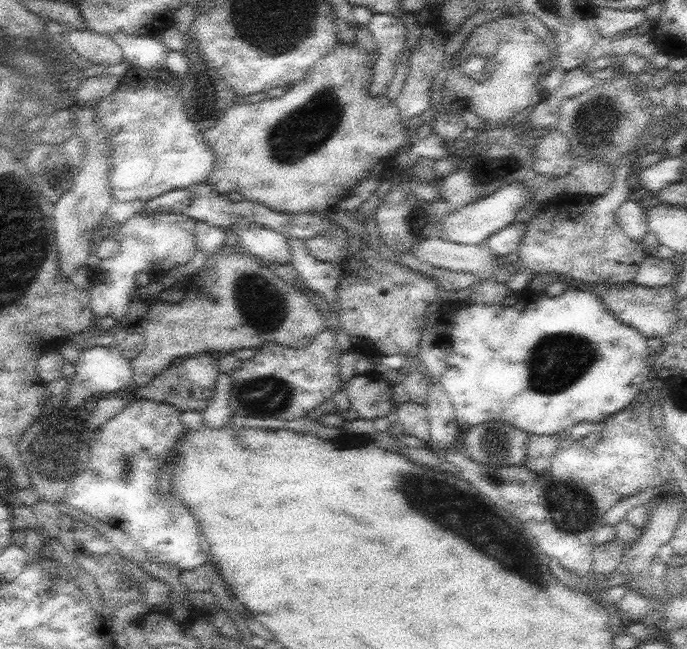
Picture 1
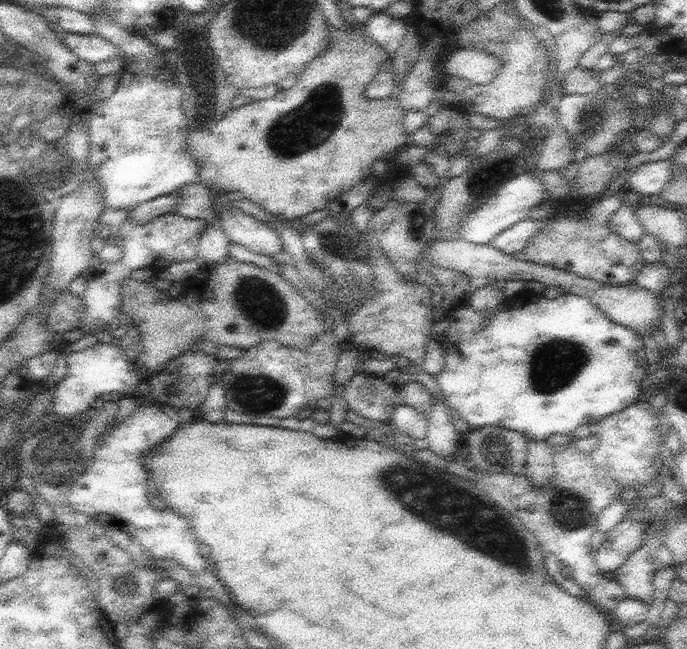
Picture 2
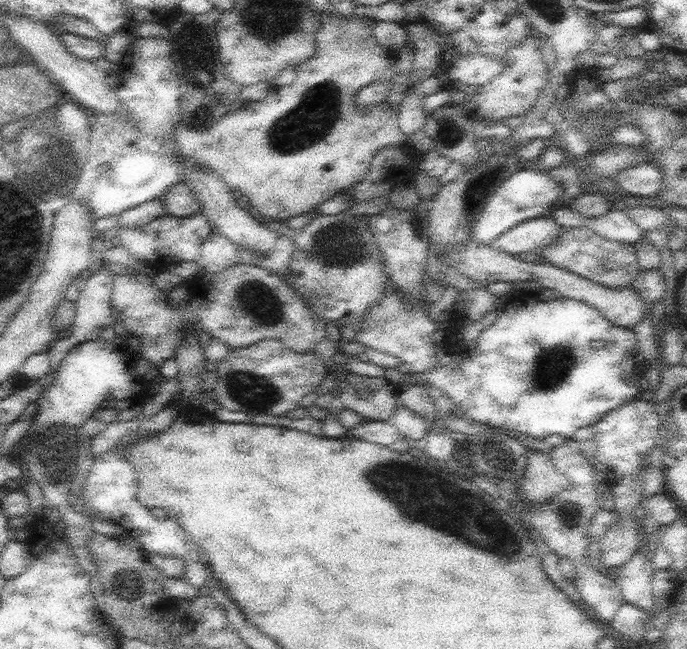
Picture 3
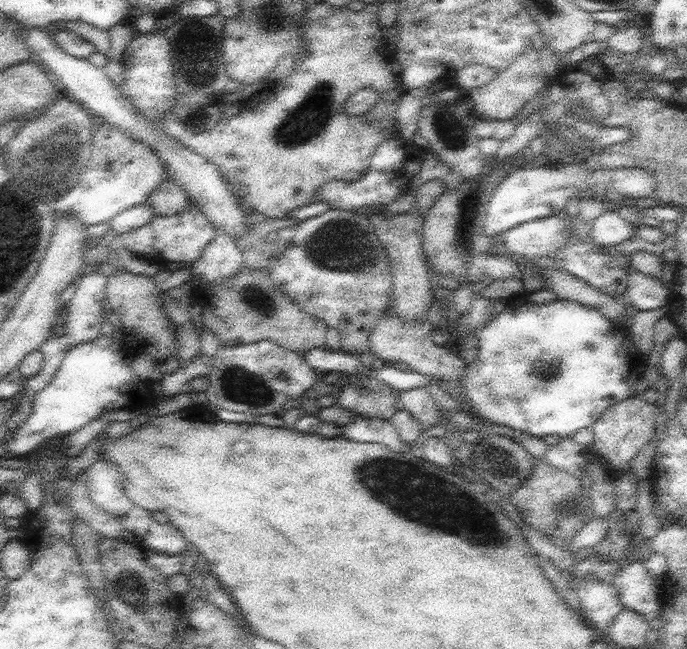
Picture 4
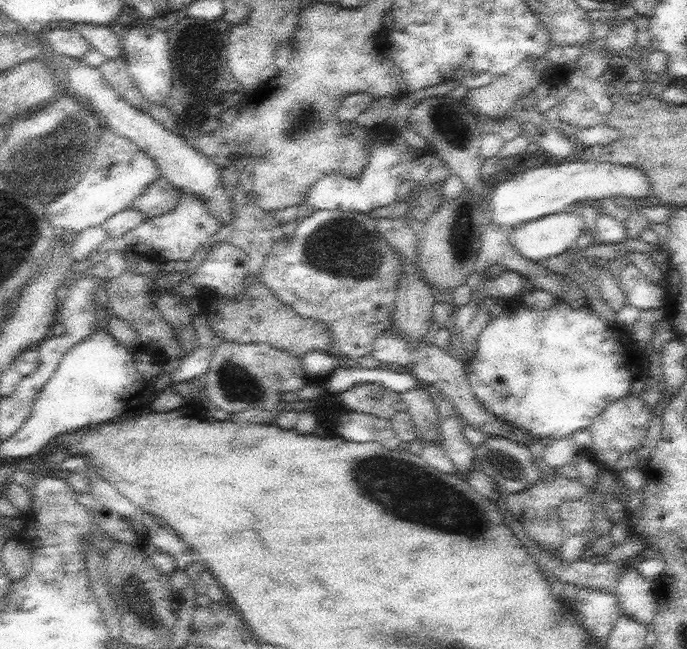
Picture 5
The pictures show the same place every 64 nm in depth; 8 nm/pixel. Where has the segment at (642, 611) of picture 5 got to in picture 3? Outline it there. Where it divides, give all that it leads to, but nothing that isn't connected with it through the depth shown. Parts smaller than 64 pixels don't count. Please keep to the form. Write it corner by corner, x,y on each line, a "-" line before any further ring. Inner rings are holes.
638,551
624,566
614,572
614,581
620,586
624,602
640,606
647,614
653,610
656,596
653,592
653,560
647,551

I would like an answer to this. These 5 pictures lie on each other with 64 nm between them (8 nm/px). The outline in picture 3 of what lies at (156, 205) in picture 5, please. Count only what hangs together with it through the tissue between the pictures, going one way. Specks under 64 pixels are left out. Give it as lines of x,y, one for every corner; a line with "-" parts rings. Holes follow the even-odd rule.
186,181
175,184
162,195
159,198
165,201
166,215
192,217
194,214
203,213
203,205
199,202
199,197

